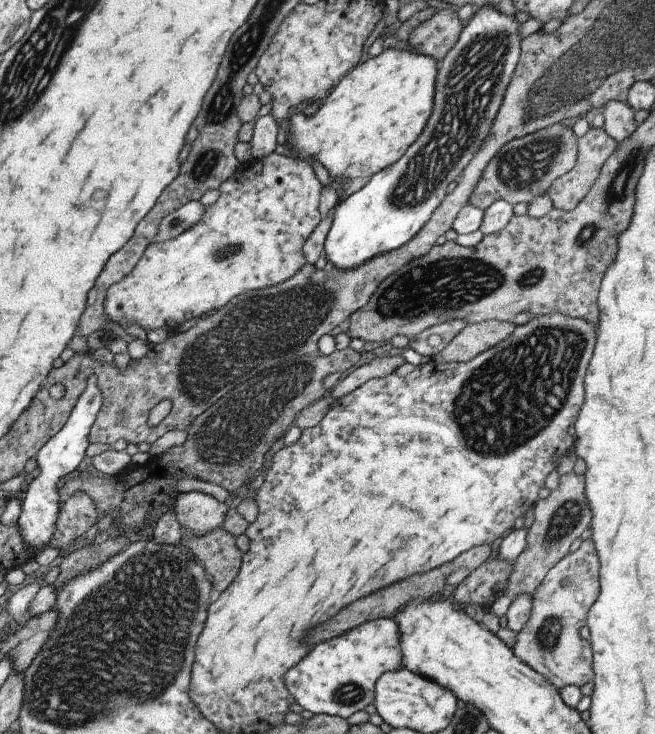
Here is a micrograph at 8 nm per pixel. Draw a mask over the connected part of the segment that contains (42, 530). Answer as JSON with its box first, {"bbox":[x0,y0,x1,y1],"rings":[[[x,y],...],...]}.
{"bbox":[16,382,102,553],"rings":[[[89,382],[85,390],[78,396],[65,424],[49,438],[34,456],[39,474],[31,480],[24,491],[25,496],[20,501],[20,513],[16,523],[19,525],[23,540],[36,553],[47,546],[55,528],[59,504],[59,494],[55,484],[64,476],[67,476],[69,472],[73,472],[79,466],[79,462],[83,460],[83,452],[85,452],[89,443],[88,432],[97,416],[101,403],[102,398],[99,389],[92,382]]]}

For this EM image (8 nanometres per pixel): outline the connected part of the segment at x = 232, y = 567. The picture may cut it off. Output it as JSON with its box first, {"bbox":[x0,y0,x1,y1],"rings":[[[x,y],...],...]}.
{"bbox":[180,526,243,595],"rings":[[[222,526],[204,535],[196,535],[181,528],[180,544],[190,550],[211,576],[213,595],[224,591],[239,570],[243,553],[235,546],[234,539]]]}

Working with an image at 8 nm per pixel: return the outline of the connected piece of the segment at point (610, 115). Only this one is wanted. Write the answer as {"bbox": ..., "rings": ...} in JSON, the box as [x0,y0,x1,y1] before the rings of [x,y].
{"bbox":[601,101,636,143],"rings":[[[609,101],[601,109],[602,128],[616,143],[626,139],[636,129],[634,110],[627,103]]]}

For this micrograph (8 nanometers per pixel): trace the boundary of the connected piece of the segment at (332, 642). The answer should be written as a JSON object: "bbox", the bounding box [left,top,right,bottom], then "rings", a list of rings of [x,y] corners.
{"bbox":[285,618,403,718],"rings":[[[392,618],[360,624],[345,634],[317,644],[305,660],[285,674],[285,686],[295,702],[314,715],[347,718],[374,699],[374,684],[384,672],[403,668],[400,628]]]}

